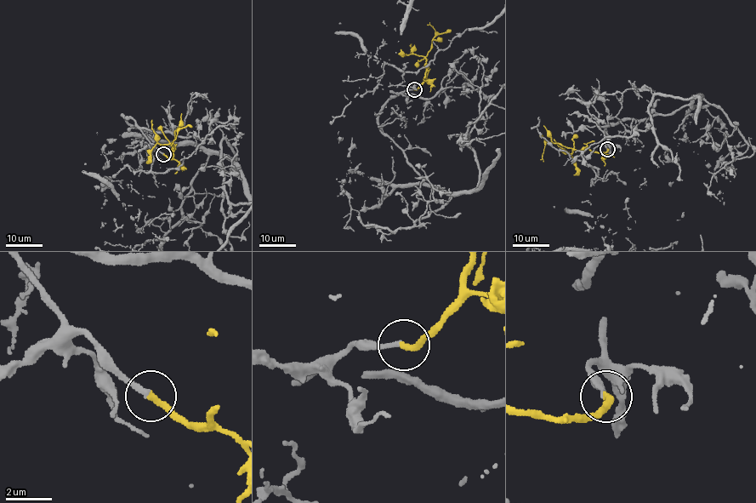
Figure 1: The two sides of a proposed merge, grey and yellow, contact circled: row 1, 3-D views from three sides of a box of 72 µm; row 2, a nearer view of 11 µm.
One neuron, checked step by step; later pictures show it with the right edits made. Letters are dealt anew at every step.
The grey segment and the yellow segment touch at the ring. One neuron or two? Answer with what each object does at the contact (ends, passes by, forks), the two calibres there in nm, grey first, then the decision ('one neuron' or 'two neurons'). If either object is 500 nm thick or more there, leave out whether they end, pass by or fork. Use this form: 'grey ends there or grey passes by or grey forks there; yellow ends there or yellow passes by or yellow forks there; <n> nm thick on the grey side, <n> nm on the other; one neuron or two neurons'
grey ends there; yellow ends there; 220 nm thick on the grey side, 280 nm on the other; one neuron

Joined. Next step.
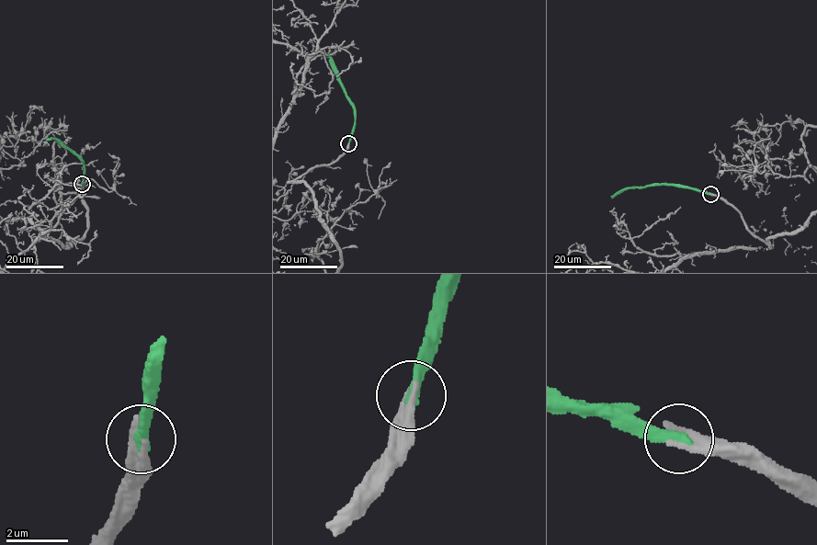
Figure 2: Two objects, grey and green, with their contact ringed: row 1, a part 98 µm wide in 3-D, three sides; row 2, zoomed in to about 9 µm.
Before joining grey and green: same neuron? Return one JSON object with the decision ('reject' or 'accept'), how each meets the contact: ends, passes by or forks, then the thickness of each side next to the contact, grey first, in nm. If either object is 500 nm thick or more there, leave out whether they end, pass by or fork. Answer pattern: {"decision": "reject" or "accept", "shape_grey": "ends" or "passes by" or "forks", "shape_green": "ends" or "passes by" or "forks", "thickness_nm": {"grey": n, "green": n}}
{"decision": "accept", "shape_grey": "passes by", "shape_green": "ends", "thickness_nm": {"grey": 170, "green": 420}}

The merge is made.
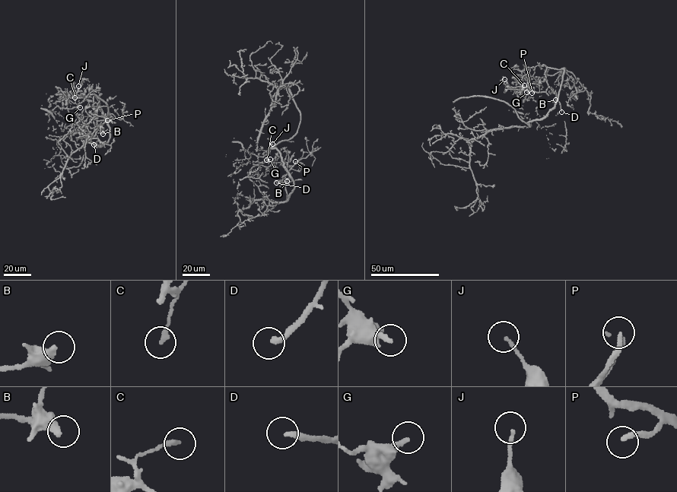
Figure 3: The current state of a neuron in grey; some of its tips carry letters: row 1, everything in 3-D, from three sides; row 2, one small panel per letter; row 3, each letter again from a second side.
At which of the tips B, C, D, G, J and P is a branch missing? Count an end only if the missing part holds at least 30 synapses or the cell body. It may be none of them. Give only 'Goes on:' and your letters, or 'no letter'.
Goes on: B, D, P

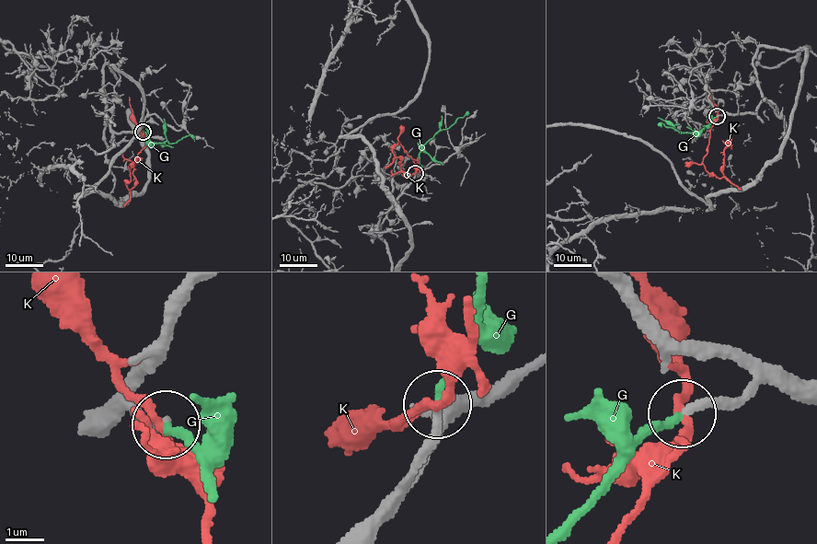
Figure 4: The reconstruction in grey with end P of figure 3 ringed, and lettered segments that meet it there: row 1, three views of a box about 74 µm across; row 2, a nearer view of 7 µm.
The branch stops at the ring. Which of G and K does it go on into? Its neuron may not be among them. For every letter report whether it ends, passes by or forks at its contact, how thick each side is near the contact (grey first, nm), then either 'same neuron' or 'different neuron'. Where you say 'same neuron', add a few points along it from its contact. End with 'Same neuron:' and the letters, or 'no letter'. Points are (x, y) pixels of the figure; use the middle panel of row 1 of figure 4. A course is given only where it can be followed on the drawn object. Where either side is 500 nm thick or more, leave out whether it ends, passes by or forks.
G: it ends; calibres 200 and 180 nm; same neuron; course (415, 173), (419, 167), (419, 155), (424, 144), (440, 130), (447, 129), (457, 119), (468, 113)
K: it passes by; calibres 200 and 180 nm; different neuron
Same neuron: G

